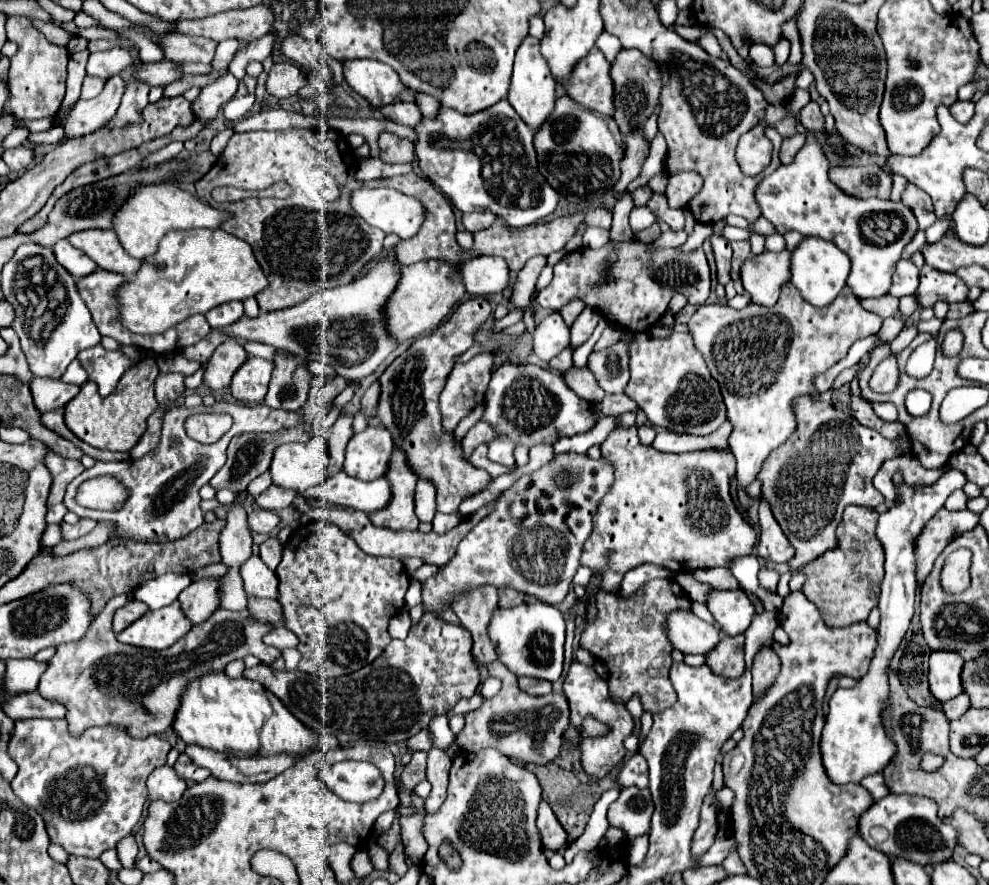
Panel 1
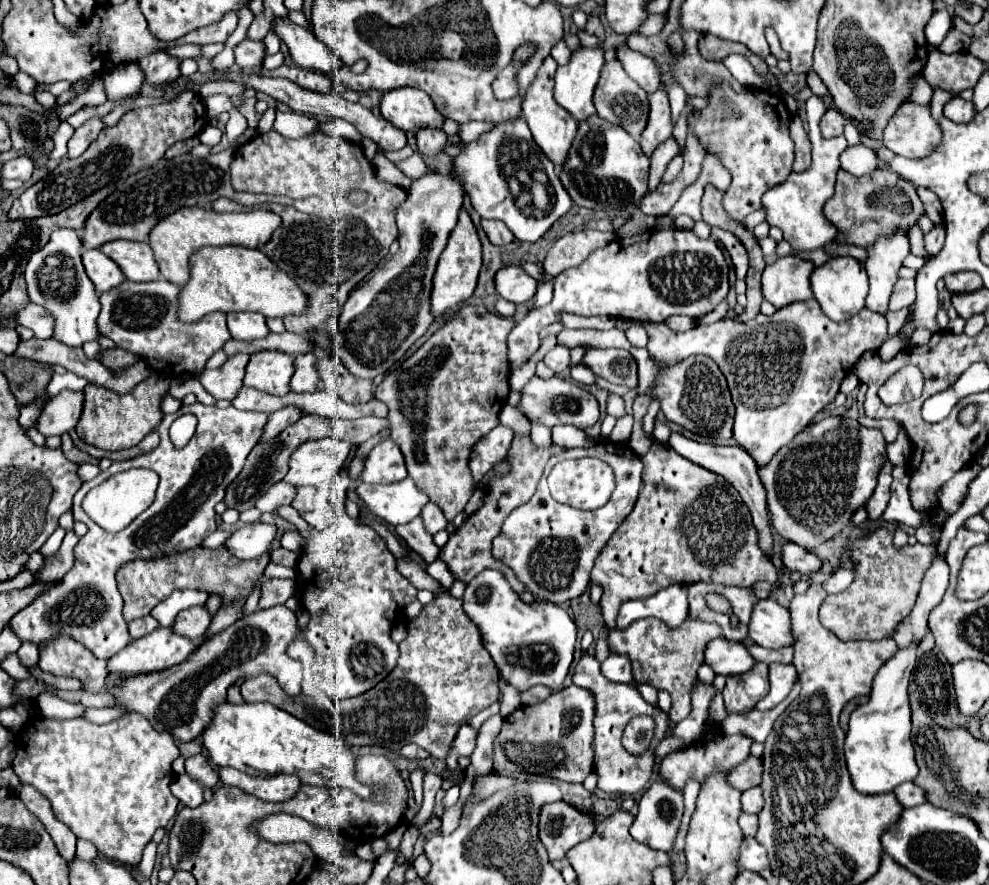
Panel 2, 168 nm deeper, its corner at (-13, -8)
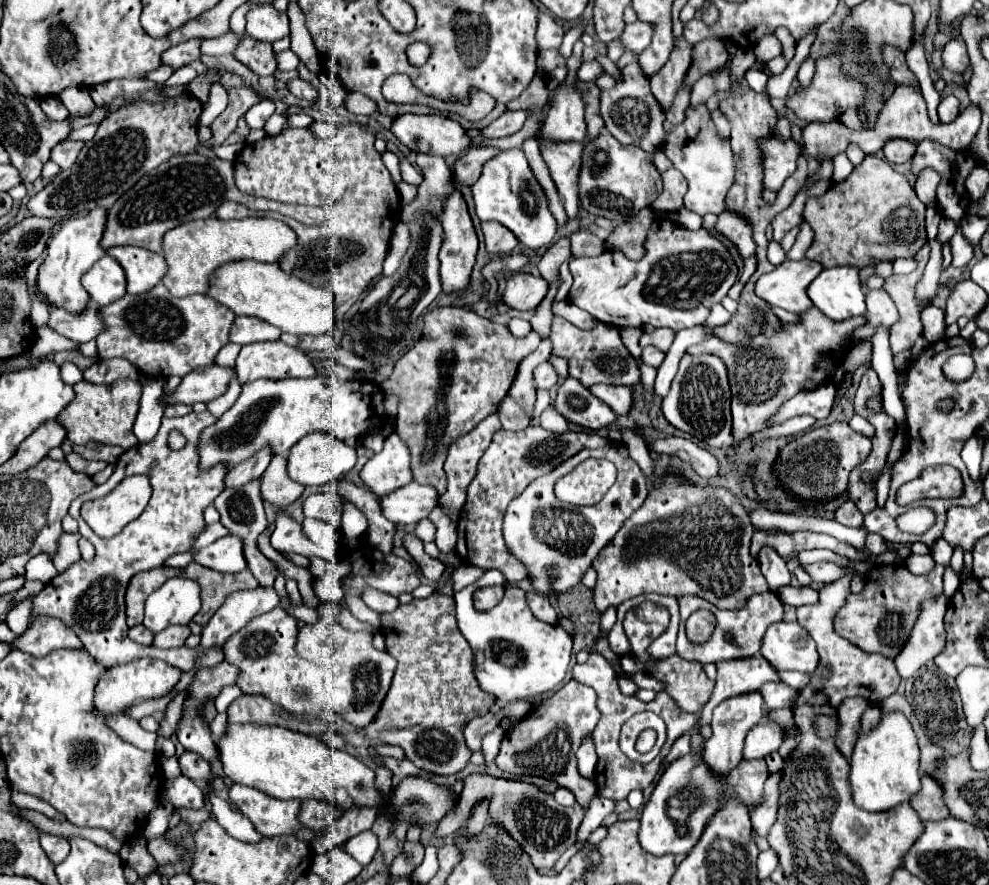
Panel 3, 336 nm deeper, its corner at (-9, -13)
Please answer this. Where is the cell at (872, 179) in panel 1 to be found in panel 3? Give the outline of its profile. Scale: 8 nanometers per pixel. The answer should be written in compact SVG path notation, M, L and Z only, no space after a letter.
M867 155L845 181L839 183L833 181L823 197L809 197L805 203L803 219L815 231L815 241L807 251L807 259L817 261L823 267L835 267L835 265L865 267L871 265L873 259L895 261L899 257L913 257L927 241L925 205L915 195L915 189L911 187L909 179L897 173L883 157L873 155Z

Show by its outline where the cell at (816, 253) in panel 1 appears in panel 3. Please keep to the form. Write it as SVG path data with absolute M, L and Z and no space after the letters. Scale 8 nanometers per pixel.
M851 265L823 269L809 285L807 295L813 305L833 321L845 321L865 313L859 269Z

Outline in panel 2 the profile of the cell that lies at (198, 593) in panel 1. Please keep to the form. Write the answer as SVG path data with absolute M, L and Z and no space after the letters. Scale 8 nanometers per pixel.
M195 606L179 612L171 630L179 636L187 636L189 640L199 640L205 634L209 624L211 624L211 616L205 610L205 606Z

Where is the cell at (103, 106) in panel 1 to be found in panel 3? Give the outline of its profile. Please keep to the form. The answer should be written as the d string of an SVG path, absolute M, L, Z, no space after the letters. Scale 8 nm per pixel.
M63 141L63 143L59 143L53 151L51 151L51 159L61 167L61 169L69 169L73 163L75 163L75 159L77 159L77 155L79 155L79 151L83 149L83 141Z

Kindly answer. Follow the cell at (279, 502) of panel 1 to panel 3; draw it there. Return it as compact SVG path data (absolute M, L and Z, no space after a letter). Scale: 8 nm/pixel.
M331 491L331 493L315 493L315 495L309 495L303 503L303 513L305 517L315 517L315 519L321 519L321 521L327 521L331 523L333 527L339 527L341 525L341 495L339 497L333 497L333 493L337 491Z

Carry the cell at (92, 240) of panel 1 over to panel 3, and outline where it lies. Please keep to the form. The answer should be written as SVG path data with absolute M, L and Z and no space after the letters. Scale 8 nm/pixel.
M111 247L105 251L107 255L115 257L119 265L125 269L127 277L127 293L143 293L155 287L165 271L165 259L159 253L141 247Z

